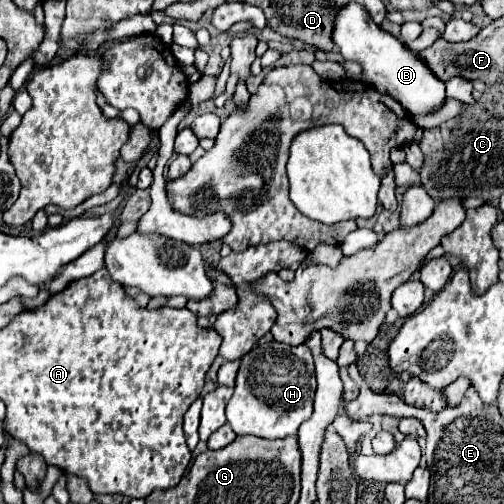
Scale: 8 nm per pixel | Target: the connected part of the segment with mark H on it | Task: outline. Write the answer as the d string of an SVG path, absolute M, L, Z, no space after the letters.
M277 341L255 345L241 359L235 391L227 403L227 421L237 435L255 435L263 439L297 435L299 425L311 417L315 389L315 363L305 343L297 347Z

